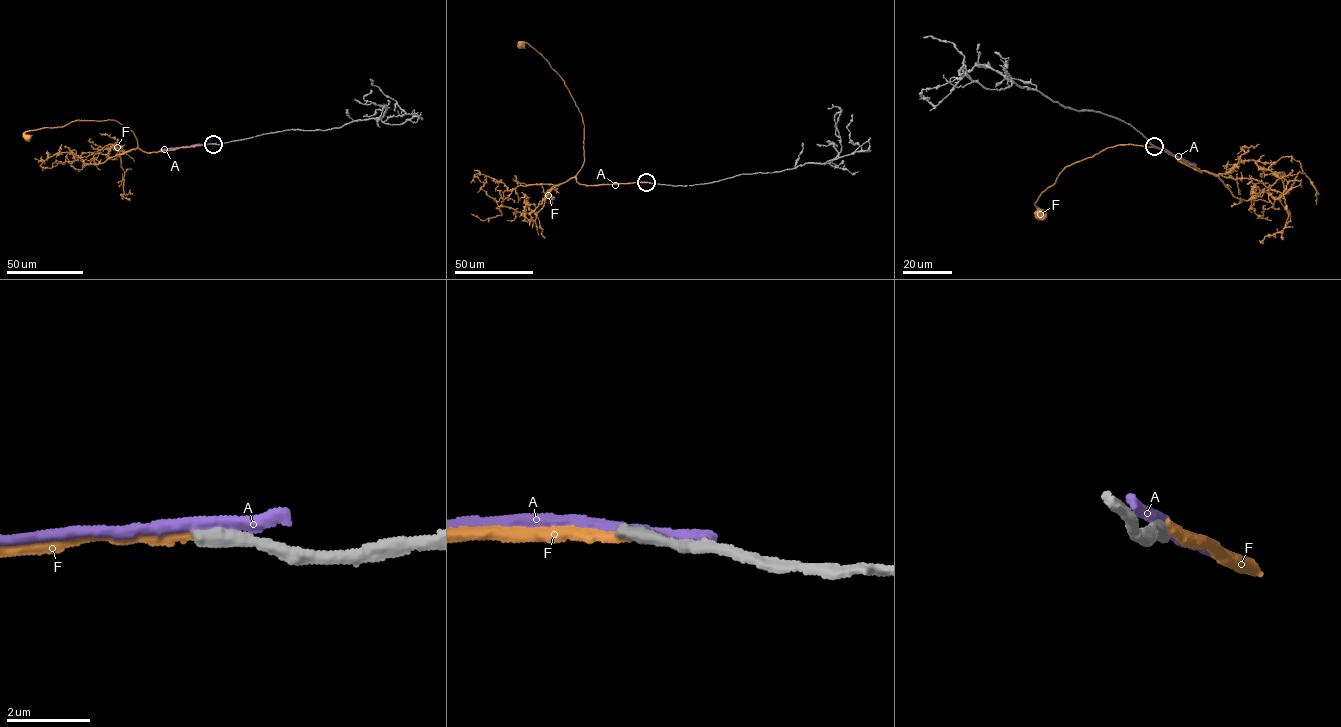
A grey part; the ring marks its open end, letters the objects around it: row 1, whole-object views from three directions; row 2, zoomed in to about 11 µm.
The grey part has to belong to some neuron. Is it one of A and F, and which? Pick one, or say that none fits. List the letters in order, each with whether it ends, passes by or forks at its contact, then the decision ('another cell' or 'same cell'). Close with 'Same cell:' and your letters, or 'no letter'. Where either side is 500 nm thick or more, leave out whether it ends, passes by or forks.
A: it passes by | another cell
F: it ends | another cell
Same cell: no letter

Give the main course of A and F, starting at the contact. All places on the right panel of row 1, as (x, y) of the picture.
A: (1154, 146), (1196, 166)
F: (1155, 146), (1201, 172), (1164, 149), (1131, 144), (1106, 147), (1064, 167), (1035, 203), (1040, 213)

